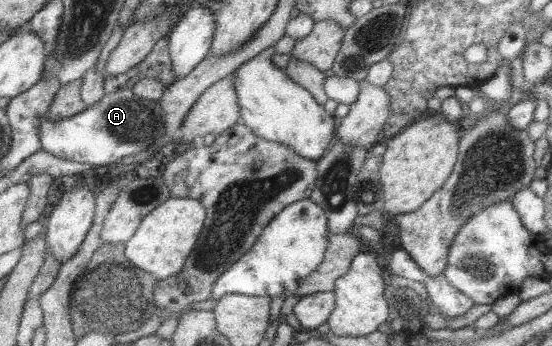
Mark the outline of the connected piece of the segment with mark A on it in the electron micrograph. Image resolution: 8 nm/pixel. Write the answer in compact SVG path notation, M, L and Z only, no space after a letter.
M131 88L120 89L105 94L92 107L75 116L56 121L44 116L38 124L40 148L64 160L92 167L106 166L119 161L122 156L136 156L162 138L164 123L160 123L160 113L160 105L156 101L138 98Z

